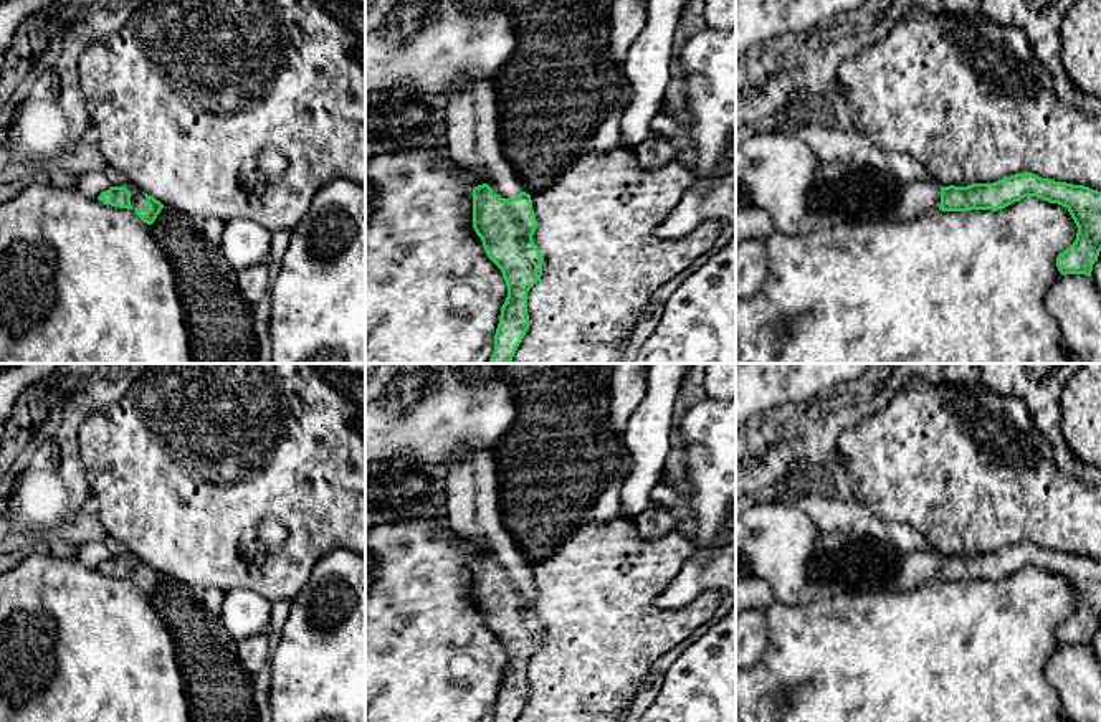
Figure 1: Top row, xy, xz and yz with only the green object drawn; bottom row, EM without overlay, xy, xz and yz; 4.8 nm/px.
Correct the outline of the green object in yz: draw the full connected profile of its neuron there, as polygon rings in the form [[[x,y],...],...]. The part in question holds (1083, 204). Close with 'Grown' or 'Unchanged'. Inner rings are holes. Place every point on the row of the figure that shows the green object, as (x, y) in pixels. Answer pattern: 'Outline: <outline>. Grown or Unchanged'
Outline: [[[1023,172],[994,183],[941,187],[942,211],[1002,210],[1025,197],[1037,197],[1065,207],[1078,226],[1076,240],[1056,258],[1061,274],[1091,278],[1101,251],[1101,192],[1084,185],[1055,182]]]. Unchanged

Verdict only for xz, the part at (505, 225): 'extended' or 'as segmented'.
extended

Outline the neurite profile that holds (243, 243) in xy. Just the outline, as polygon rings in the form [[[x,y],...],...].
[[[231,218],[218,243],[225,261],[236,271],[268,263],[273,233],[251,218]]]

